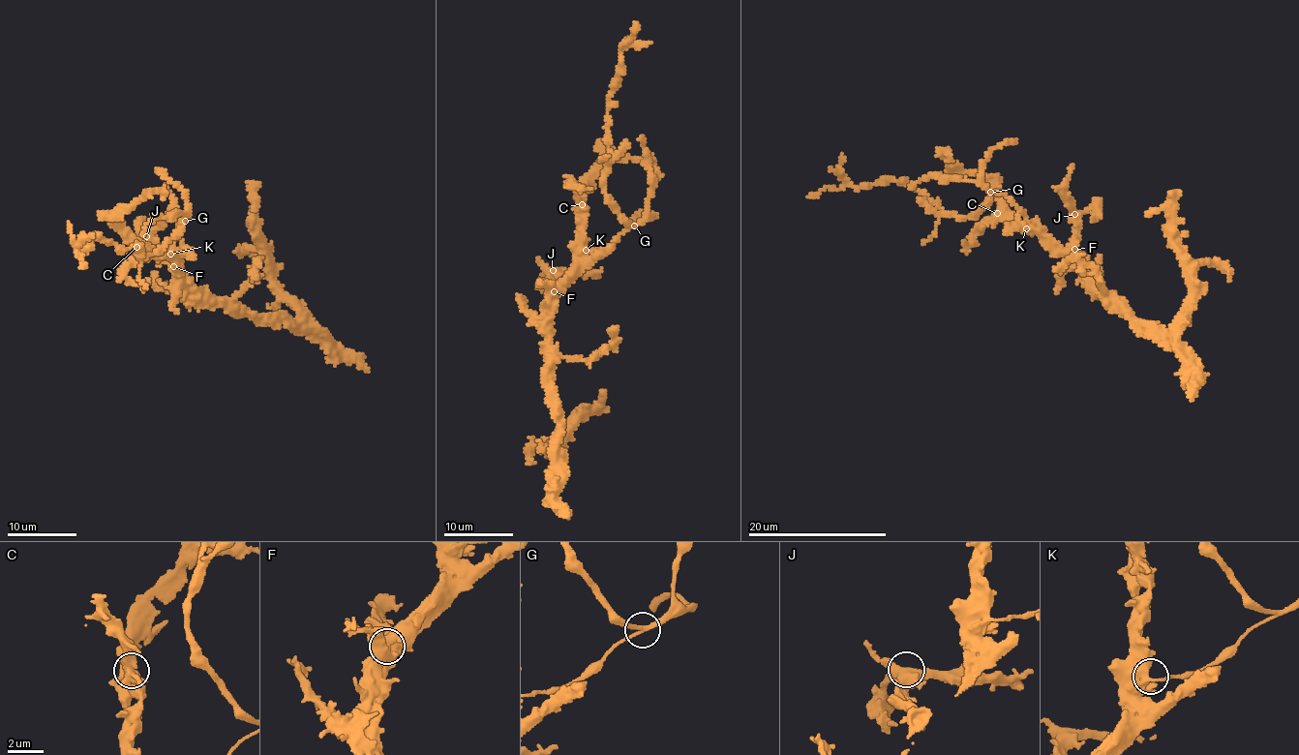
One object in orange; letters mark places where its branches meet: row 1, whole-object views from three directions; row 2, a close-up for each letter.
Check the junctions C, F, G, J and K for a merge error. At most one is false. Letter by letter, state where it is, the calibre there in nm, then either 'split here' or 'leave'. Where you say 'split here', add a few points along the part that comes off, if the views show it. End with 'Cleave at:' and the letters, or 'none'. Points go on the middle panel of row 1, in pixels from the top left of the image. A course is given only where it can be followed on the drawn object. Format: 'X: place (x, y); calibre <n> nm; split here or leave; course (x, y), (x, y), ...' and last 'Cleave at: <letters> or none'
C: place (582, 204); calibre 440 nm; leave
F: place (554, 291); calibre 480 nm; leave
G: place (634, 226); calibre 200 nm; split here; course (634, 225), (624, 221), (604, 187), (608, 95), (619, 73), (619, 50), (637, 23)
J: place (553, 270); calibre 480 nm; leave
K: place (586, 250); calibre 400 nm; leave
Cleave at: G

